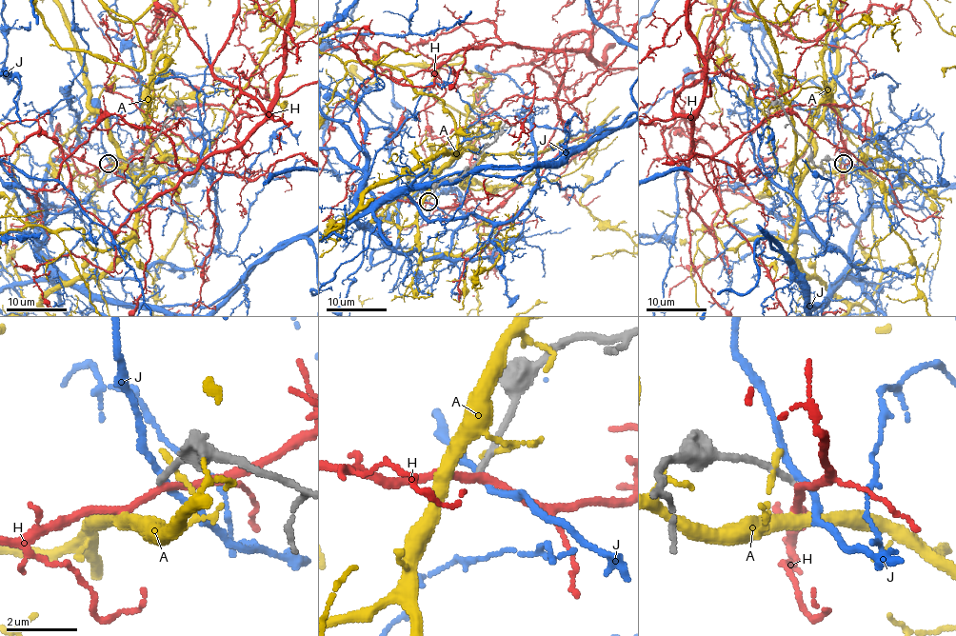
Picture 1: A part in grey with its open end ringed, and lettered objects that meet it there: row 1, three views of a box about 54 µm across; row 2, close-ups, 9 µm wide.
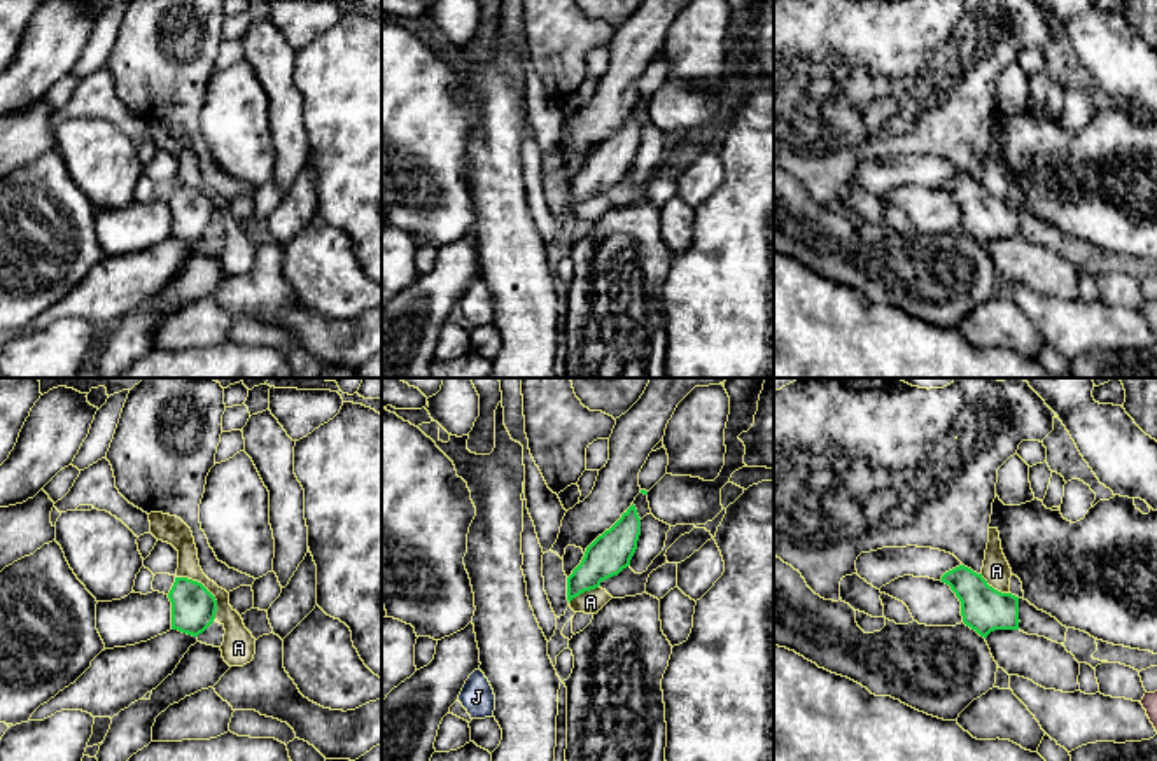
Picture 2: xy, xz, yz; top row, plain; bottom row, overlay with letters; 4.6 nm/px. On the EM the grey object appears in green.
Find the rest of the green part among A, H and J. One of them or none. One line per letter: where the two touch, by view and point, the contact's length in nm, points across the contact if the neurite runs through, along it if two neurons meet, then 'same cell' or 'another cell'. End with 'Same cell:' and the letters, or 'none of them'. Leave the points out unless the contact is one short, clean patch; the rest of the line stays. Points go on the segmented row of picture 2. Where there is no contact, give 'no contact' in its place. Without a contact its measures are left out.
A: meets green in xy at (205, 588); contact 280 nm long; border along xy (175, 576), (196, 579), (214, 597), (216, 618); another cell
H: no contact; another cell
J: no contact; another cell
Same cell: none of them

